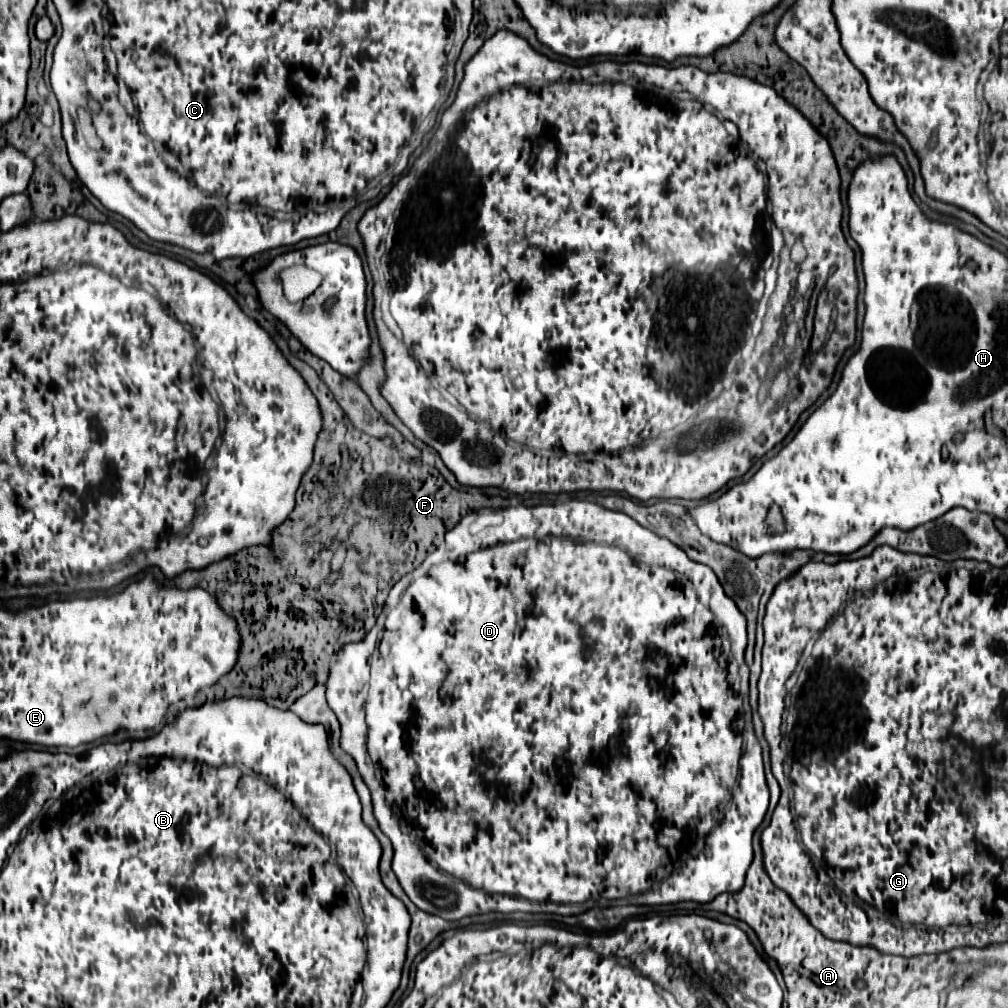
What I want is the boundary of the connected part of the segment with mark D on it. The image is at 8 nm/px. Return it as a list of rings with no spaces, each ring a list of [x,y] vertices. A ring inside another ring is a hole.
[[[572,500],[572,502],[536,506],[516,506],[516,508],[504,508],[504,510],[486,508],[486,510],[478,510],[478,512],[464,516],[462,522],[446,534],[442,548],[438,548],[438,550],[444,550],[442,562],[434,564],[428,570],[428,574],[414,580],[410,584],[408,592],[404,594],[404,598],[400,600],[400,604],[388,614],[382,640],[380,640],[382,626],[378,620],[378,626],[372,628],[360,644],[346,646],[342,650],[342,654],[338,656],[338,660],[332,660],[326,696],[328,696],[330,708],[334,710],[334,714],[340,720],[340,726],[342,726],[340,744],[348,754],[354,756],[364,782],[372,790],[378,788],[380,780],[384,782],[386,799],[385,789],[384,798],[380,798],[380,790],[371,792],[373,812],[378,818],[382,832],[392,840],[392,846],[394,846],[392,868],[398,876],[400,886],[404,888],[408,898],[420,910],[424,910],[428,914],[440,916],[444,920],[462,920],[464,916],[486,914],[486,912],[510,914],[510,912],[518,912],[518,910],[520,912],[554,912],[554,910],[558,910],[558,914],[562,914],[562,908],[564,908],[564,912],[566,910],[570,912],[572,906],[568,906],[568,904],[582,904],[588,900],[592,900],[592,902],[624,900],[626,904],[648,904],[648,906],[672,904],[672,902],[684,902],[684,900],[706,904],[706,902],[712,902],[722,892],[738,892],[744,886],[744,876],[752,862],[752,836],[754,836],[754,830],[764,820],[764,814],[768,810],[768,798],[770,798],[768,786],[766,786],[762,748],[758,744],[758,740],[754,736],[754,728],[752,728],[752,712],[750,712],[750,704],[748,704],[748,694],[740,692],[740,688],[738,690],[734,688],[734,684],[740,684],[740,680],[742,680],[740,670],[746,670],[746,666],[742,664],[744,648],[746,648],[746,618],[738,610],[738,606],[724,594],[716,574],[708,566],[696,564],[694,560],[690,560],[686,556],[686,552],[682,548],[678,548],[676,544],[672,544],[666,538],[656,536],[654,532],[646,530],[644,526],[636,524],[626,514],[606,510],[604,506],[600,505],[600,502]]]

